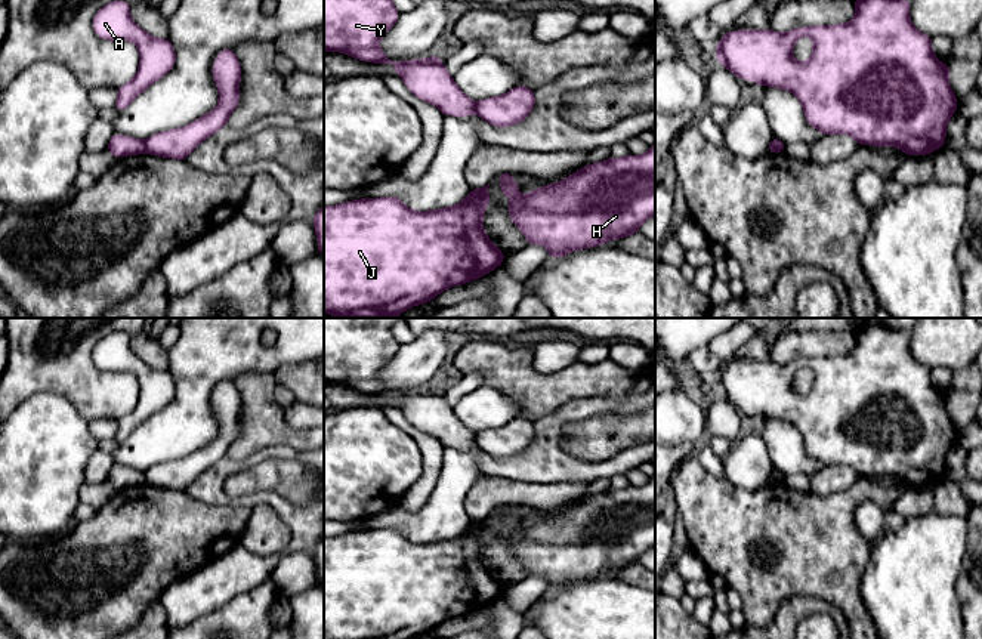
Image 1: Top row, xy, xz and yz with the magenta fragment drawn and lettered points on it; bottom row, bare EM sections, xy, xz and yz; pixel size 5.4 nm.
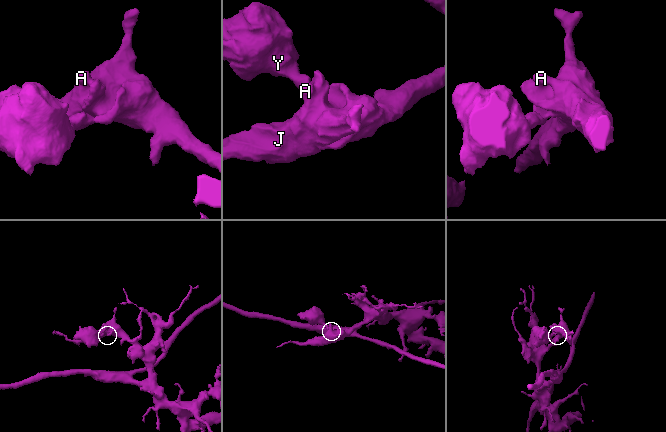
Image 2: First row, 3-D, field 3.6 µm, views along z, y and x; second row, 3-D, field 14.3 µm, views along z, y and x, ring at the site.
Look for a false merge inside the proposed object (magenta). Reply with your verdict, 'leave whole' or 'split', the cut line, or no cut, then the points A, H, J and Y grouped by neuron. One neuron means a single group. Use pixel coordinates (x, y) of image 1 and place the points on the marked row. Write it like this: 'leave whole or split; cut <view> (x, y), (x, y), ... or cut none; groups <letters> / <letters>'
split; cut xy (144, 142), (145, 150); groups A H J / Y

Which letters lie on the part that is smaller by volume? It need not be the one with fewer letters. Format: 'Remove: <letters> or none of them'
Remove: Y

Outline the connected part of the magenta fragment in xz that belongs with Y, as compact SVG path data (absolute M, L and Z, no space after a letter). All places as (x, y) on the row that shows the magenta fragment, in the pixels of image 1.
M324 0L324 52L343 52L352 58L374 64L392 64L408 90L419 99L433 104L447 115L467 117L476 112L476 104L456 84L439 55L413 61L390 61L379 47L380 38L396 24L399 12L392 0Z

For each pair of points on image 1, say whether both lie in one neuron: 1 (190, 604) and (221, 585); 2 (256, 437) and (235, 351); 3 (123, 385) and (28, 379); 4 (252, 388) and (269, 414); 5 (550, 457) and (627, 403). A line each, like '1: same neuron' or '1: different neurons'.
1: same neuron
2: different neurons
3: same neuron
4: same neuron
5: same neuron

